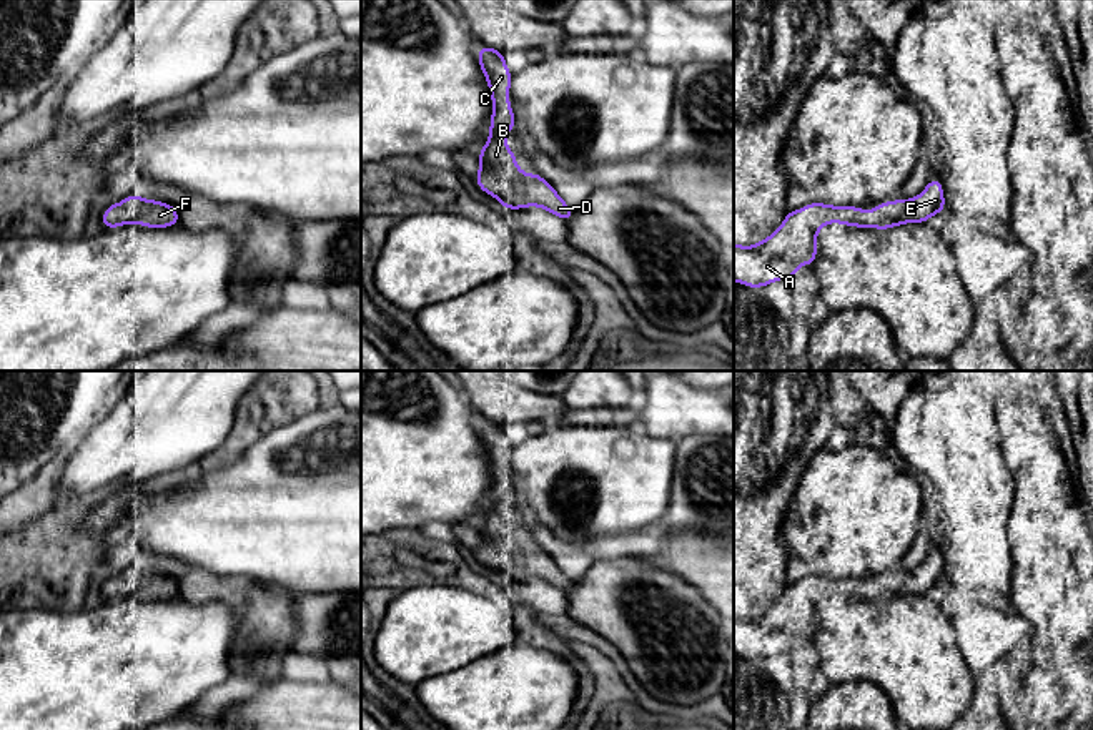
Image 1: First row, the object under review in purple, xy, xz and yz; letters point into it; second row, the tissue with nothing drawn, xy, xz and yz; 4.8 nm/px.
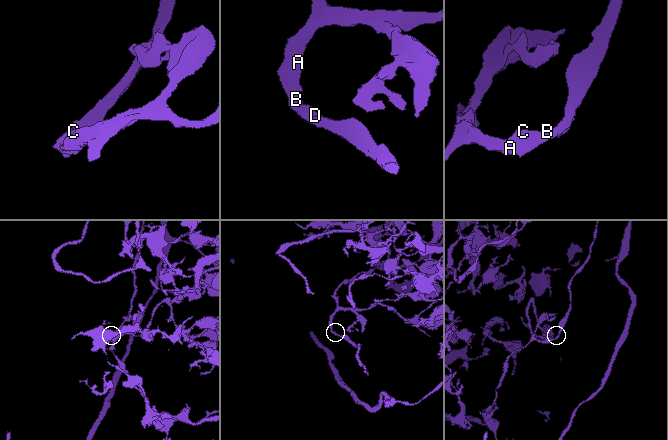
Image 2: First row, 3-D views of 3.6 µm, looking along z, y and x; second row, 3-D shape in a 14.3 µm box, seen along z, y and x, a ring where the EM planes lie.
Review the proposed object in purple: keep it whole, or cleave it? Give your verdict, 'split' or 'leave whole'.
leave whole

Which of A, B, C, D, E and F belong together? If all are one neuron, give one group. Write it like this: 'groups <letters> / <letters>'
groups A B C D E F

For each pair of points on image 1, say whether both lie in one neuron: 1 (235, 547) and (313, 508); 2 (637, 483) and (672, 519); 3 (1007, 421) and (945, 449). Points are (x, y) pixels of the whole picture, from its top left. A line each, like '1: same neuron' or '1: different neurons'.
1: same neuron
2: different neurons
3: different neurons

